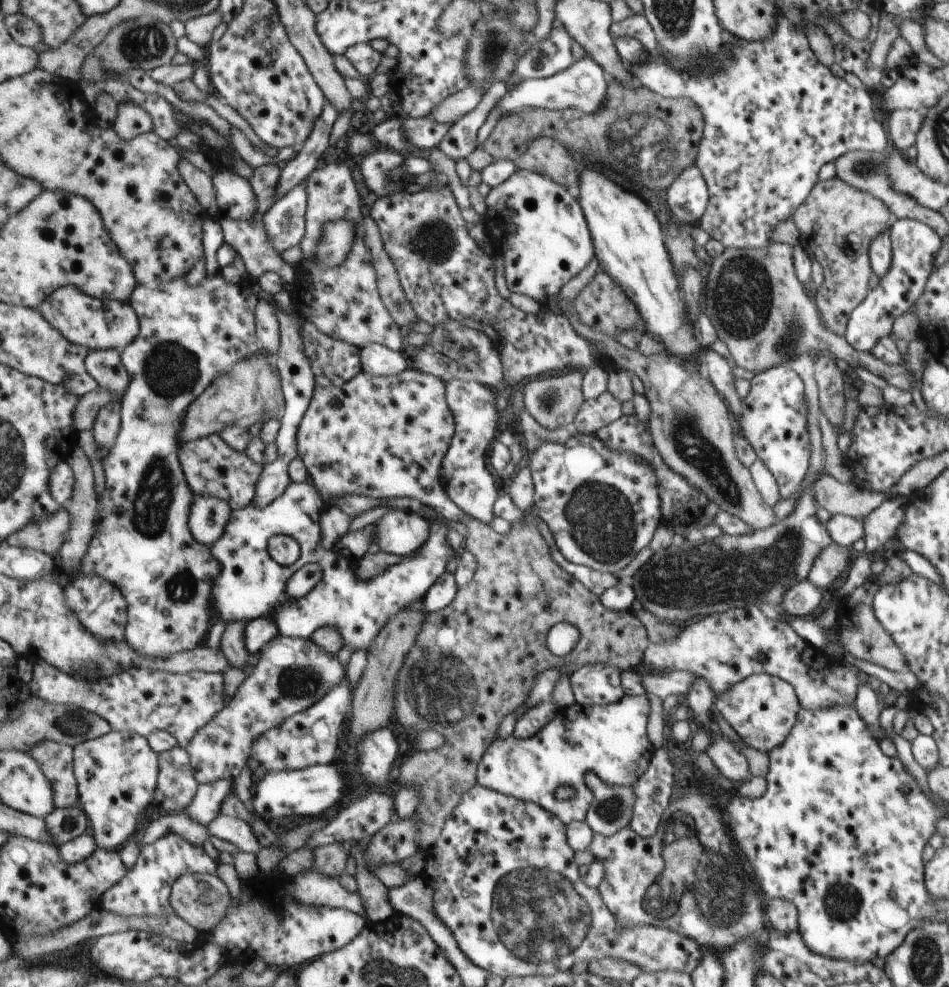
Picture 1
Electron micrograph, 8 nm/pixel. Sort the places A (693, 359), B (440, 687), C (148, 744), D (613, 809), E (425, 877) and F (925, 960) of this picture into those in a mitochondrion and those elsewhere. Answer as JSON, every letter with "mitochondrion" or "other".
{"A":"other","B":"mitochondrion","C":"other","D":"mitochondrion","E":"other","F":"mitochondrion"}

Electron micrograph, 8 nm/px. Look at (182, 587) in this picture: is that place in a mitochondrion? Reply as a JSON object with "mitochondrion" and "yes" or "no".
{"mitochondrion":"yes"}

